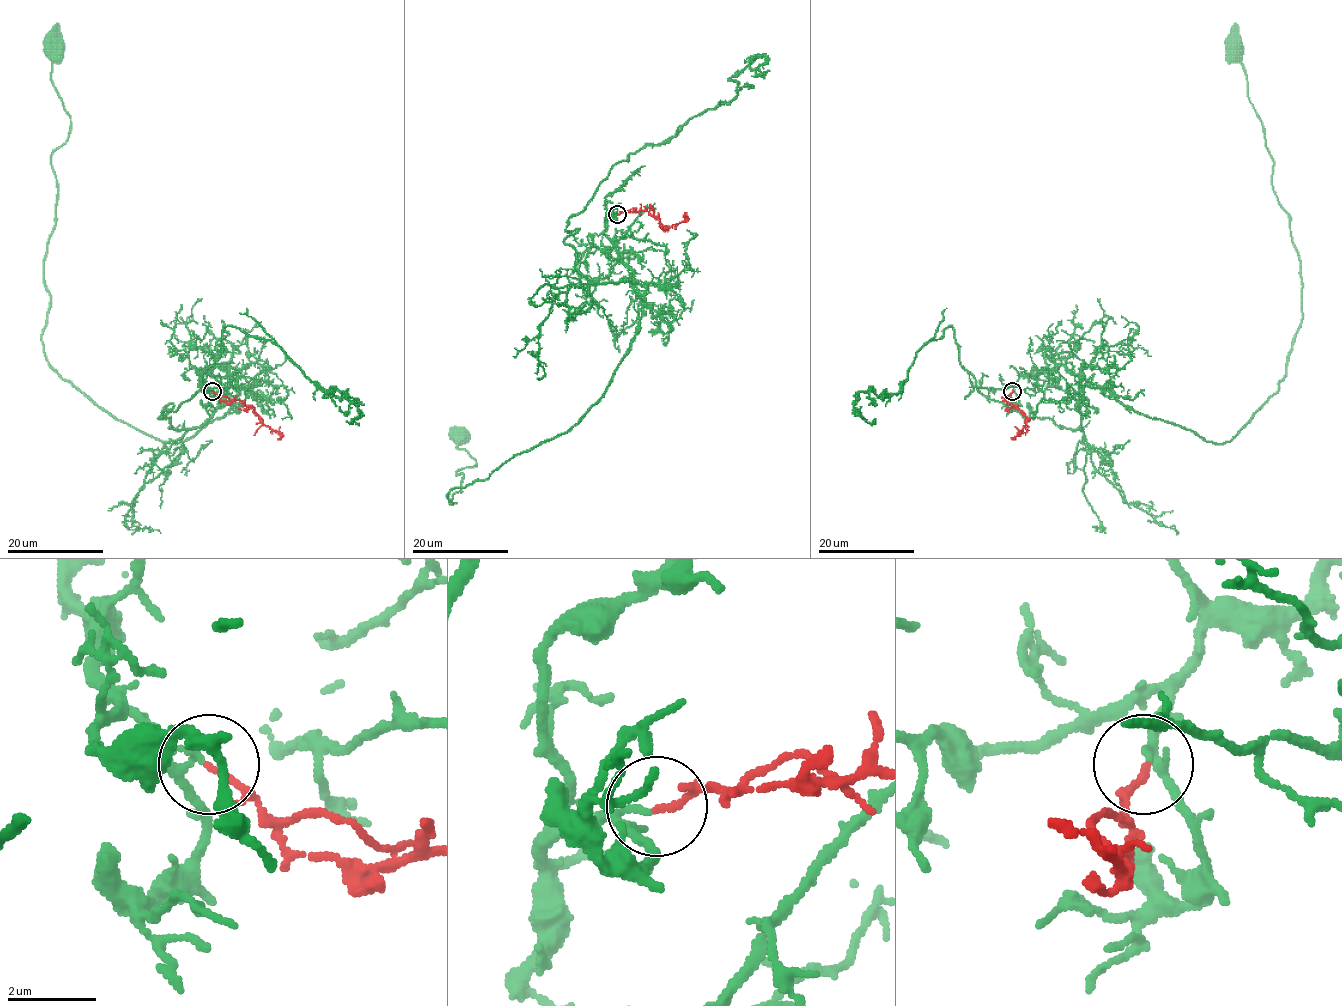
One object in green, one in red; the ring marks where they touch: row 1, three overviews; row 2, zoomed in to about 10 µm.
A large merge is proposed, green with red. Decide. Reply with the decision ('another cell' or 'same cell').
same cell

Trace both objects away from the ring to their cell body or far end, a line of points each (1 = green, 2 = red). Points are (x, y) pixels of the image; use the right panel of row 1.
1: (1013, 390), (1035, 369), (1064, 365), (1216, 443), (1277, 390), (1302, 317), (1301, 260), (1232, 47)
2: (1012, 390), (1010, 401), (1025, 416), (1025, 424), (1016, 440)

